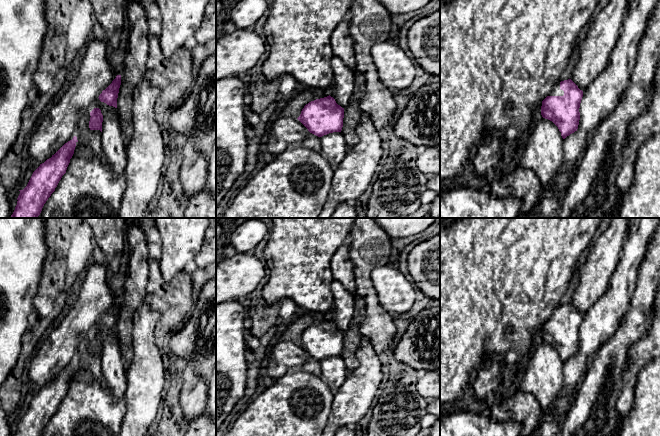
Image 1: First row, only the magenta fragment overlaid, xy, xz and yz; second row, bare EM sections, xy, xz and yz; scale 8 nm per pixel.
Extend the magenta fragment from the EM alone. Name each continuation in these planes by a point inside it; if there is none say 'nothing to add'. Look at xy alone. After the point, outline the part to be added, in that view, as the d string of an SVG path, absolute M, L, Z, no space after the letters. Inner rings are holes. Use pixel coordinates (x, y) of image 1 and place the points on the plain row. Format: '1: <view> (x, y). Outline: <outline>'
nothing to add

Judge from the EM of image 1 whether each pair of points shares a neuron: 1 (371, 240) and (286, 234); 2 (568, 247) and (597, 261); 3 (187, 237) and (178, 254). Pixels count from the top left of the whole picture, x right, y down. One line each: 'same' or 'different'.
1: different
2: different
3: same

